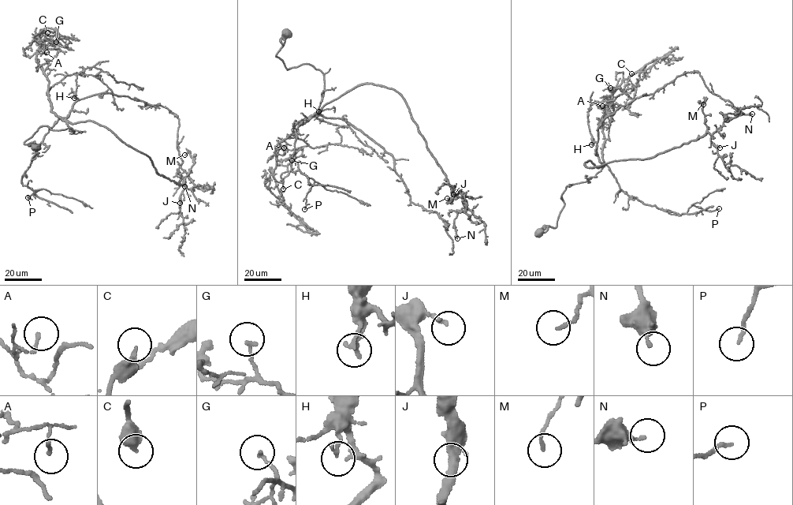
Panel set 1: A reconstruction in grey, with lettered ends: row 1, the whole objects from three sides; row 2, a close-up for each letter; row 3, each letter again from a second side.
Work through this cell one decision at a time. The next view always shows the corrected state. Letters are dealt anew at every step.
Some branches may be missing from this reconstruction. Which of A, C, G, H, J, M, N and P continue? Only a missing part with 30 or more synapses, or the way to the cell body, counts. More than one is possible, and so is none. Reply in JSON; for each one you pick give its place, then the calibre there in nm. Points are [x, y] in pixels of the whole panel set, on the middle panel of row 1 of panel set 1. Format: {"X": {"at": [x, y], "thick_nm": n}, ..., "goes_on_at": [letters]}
{"goes_on_at": []}

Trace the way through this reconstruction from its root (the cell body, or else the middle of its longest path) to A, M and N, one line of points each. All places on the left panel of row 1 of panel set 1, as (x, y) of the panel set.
A: (35, 147), (24, 142), (41, 126), (75, 130), (51, 110), (49, 80), (36, 58), (46, 52)
M: (35, 147), (24, 142), (41, 126), (73, 132), (67, 121), (91, 121), (180, 185), (195, 158), (184, 155)
N: (35, 147), (24, 142), (41, 126), (73, 132), (67, 121), (91, 121), (158, 174), (195, 184), (184, 186)

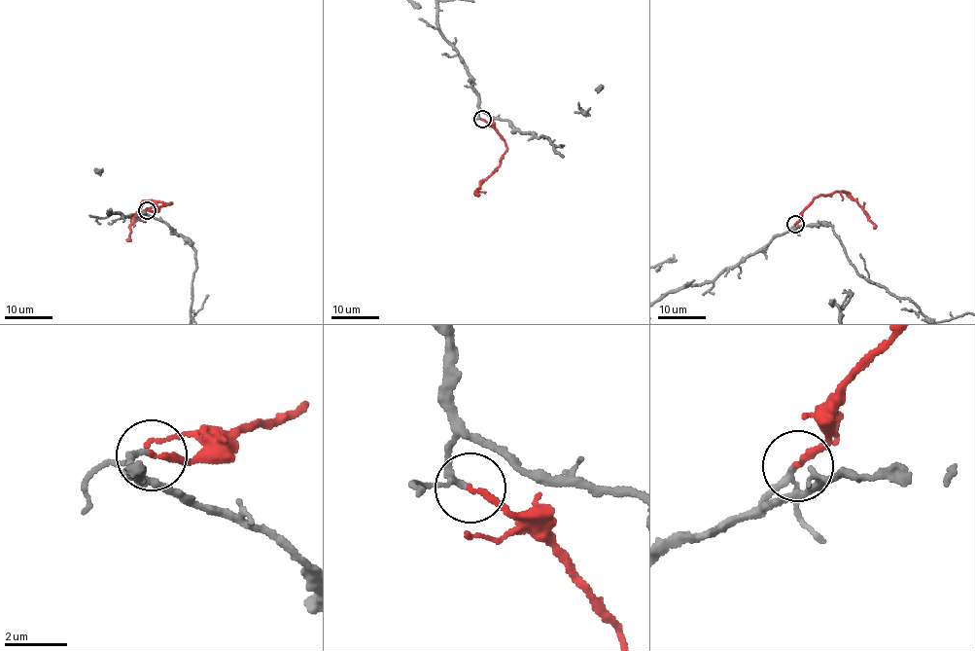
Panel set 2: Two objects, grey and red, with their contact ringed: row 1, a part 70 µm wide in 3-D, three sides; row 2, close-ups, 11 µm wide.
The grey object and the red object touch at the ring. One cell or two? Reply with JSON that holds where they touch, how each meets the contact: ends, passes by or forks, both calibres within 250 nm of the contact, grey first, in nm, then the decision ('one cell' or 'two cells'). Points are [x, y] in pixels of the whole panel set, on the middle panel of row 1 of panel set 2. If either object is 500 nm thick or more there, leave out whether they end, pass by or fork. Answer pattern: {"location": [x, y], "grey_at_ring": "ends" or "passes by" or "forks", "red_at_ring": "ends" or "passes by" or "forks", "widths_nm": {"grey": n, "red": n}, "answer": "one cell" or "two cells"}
{"location": [482, 119], "grey_at_ring": "passes by", "red_at_ring": "ends", "widths_nm": {"grey": 150, "red": 200}, "answer": "one cell"}

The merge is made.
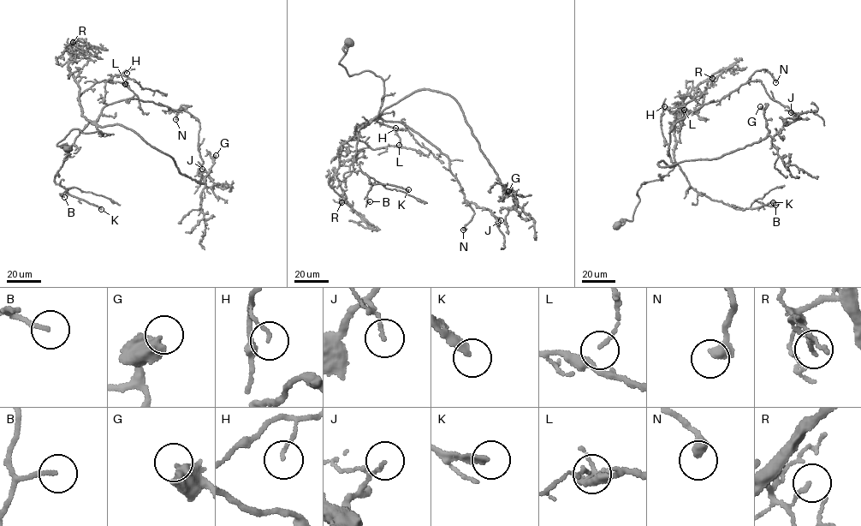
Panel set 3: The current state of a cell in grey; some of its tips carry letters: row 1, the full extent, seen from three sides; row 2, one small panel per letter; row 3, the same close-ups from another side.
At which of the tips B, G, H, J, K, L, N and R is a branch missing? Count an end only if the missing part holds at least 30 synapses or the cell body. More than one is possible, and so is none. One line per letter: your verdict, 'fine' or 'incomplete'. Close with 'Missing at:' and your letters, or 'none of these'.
B: incomplete
G: fine
H: fine
J: fine
K: incomplete
L: fine
N: fine
R: fine
Missing at: B, K

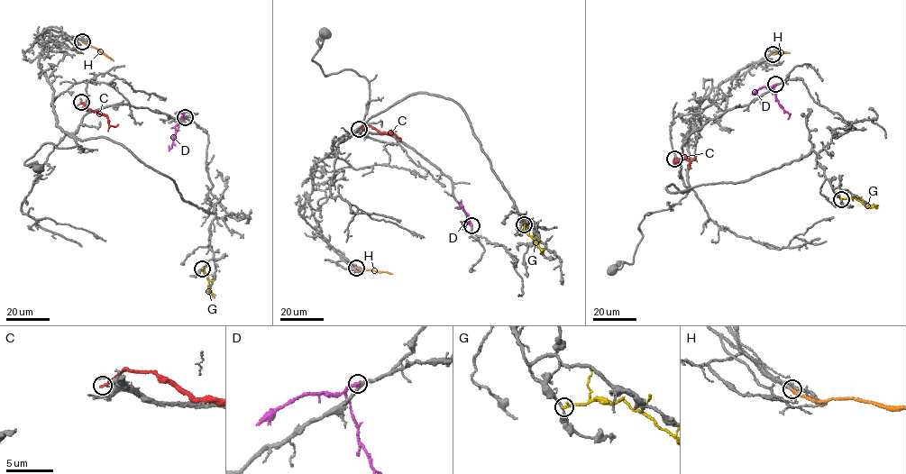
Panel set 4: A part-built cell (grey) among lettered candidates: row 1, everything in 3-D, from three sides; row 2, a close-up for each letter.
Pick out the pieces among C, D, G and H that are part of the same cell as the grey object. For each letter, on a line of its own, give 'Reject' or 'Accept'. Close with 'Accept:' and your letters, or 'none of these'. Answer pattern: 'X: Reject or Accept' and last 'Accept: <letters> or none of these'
C: Reject
D: Reject
G: Reject
H: Accept
Accept: H

